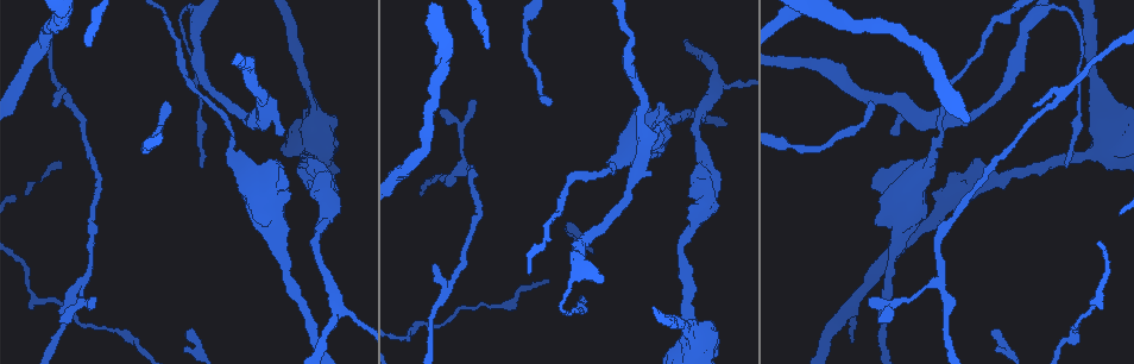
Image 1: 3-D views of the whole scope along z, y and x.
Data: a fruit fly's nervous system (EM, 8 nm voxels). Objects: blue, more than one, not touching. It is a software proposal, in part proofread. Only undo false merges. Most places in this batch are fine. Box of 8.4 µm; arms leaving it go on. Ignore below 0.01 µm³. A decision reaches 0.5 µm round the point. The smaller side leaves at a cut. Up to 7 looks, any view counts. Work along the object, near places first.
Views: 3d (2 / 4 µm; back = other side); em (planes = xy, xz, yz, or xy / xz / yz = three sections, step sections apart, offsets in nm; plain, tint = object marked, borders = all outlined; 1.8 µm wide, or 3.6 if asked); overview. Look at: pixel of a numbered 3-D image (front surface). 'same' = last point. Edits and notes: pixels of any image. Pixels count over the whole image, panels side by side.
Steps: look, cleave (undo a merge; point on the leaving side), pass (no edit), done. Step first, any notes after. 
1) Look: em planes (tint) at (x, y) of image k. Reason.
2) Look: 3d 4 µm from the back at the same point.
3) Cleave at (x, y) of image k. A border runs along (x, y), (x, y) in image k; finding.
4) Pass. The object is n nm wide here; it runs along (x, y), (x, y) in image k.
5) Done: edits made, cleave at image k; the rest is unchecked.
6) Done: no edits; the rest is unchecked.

Look: 3d 2 µm at (937, 282) of image 1. Thick turns thin.

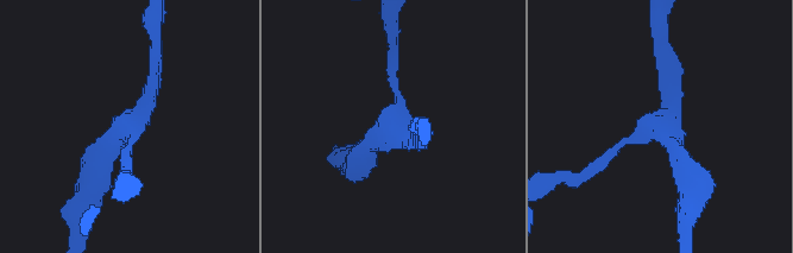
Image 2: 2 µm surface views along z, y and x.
Look: em 3.6 µm planes (tint) at (124, 127) of image 2.

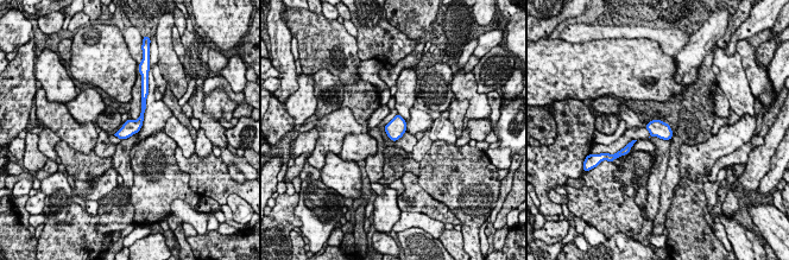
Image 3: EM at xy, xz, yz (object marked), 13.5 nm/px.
Pass. The object is 200 nm wide here; continuous, no second neuron.

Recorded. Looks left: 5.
Look: 3d 4 µm at (270, 218) of image 1.

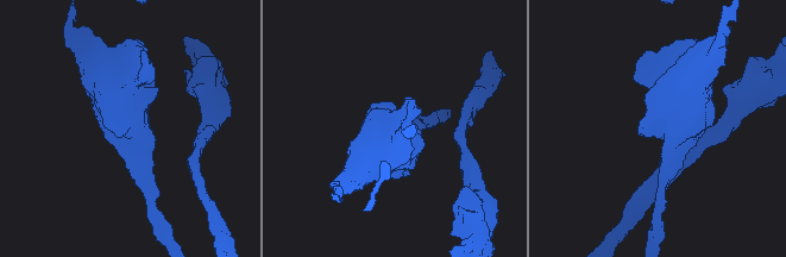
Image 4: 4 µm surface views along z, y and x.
Look: em 3.6 µm planes (borders) at (676, 125) of image 4. Need the tissue.

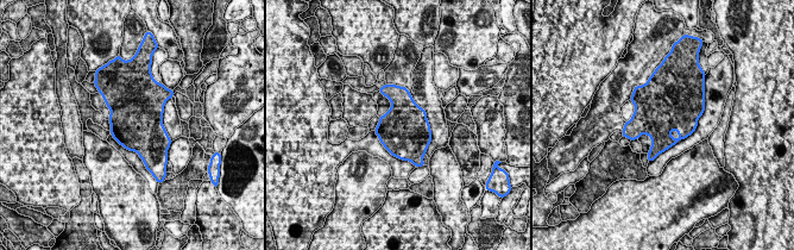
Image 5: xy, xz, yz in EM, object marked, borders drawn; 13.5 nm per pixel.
Pass. One neuron here.

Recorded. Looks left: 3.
Look: 3d 2 µm at (702, 212) of image 1. Sudden change in width.

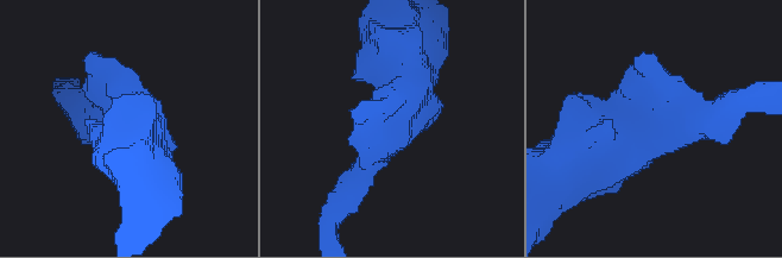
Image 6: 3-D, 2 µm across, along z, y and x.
Look: em planes (tint) at (655, 128) of image 6.

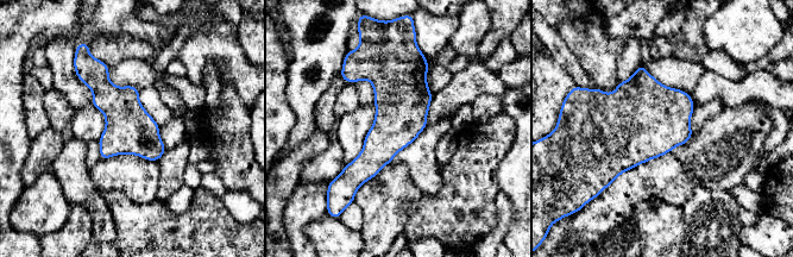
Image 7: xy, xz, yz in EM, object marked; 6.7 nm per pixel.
Pass. The object is 340 nm wide here; continuous, no second neuron.

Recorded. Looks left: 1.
Done: no edits; the rest is unchecked.

